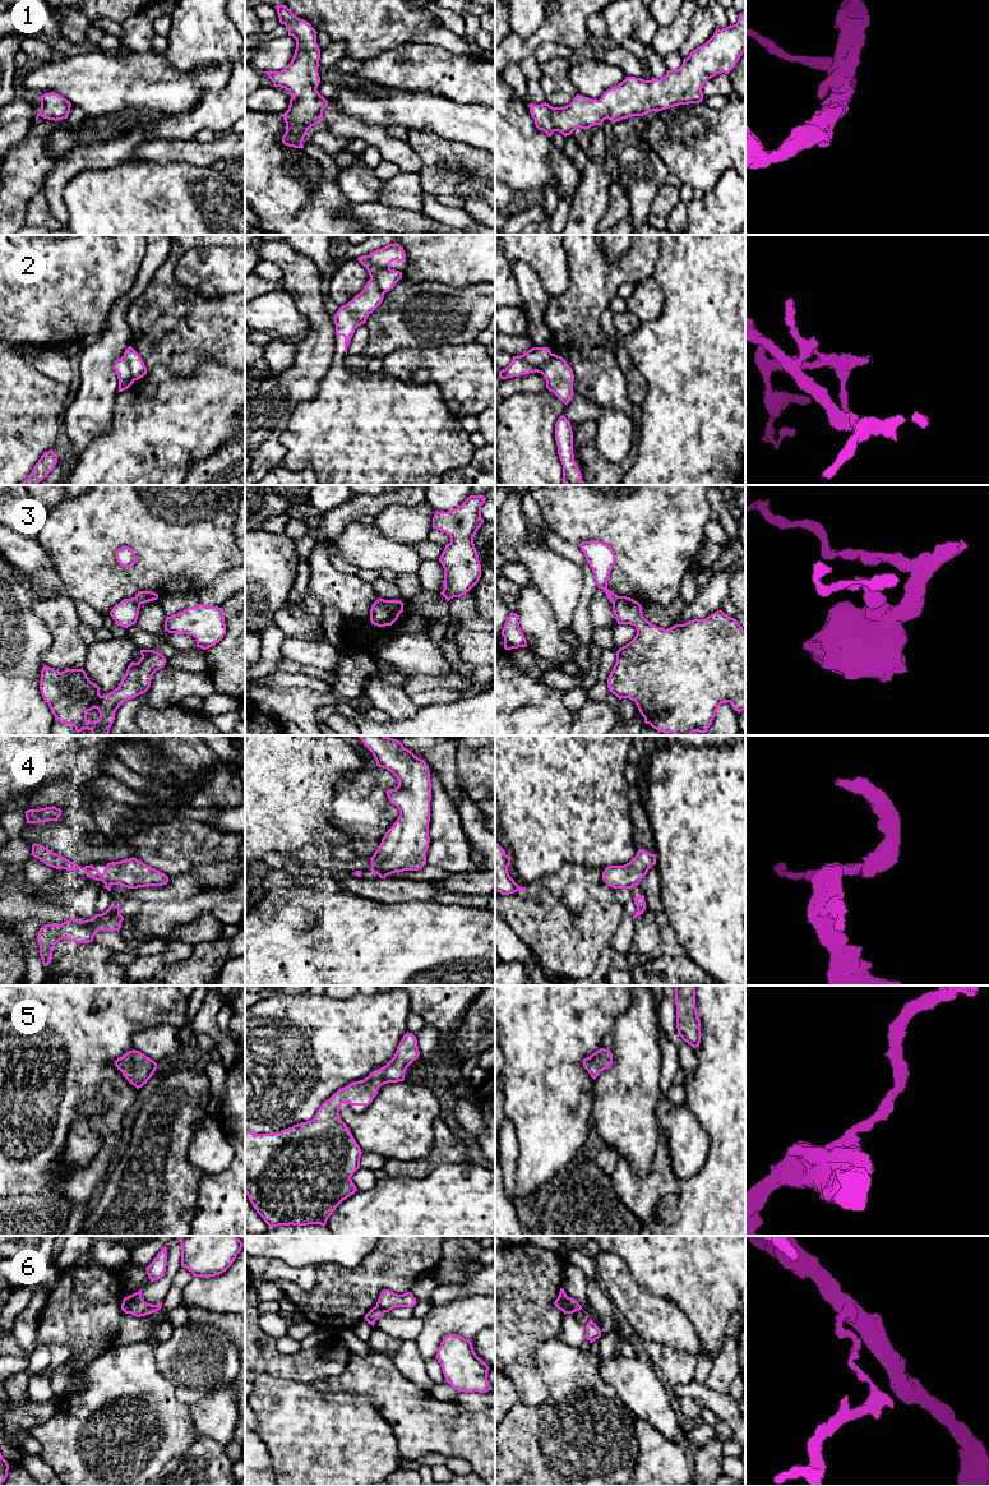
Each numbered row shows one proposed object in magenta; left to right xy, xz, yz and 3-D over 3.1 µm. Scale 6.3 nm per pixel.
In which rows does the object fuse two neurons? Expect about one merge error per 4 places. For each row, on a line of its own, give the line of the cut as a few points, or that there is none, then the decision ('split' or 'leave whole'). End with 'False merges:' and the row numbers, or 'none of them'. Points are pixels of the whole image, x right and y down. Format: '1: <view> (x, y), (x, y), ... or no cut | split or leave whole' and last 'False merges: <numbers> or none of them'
1: no cut | leave whole
2: xz (379, 267), (374, 272), (374, 280), (384, 292) | split
3: xz (384, 600), (392, 609), (400, 613) | split
4: xy (110, 884), (105, 885) | split
5: no cut | leave whole
6: xy (126, 1297), (129, 1313) | split
False merges: 2, 3, 4, 6

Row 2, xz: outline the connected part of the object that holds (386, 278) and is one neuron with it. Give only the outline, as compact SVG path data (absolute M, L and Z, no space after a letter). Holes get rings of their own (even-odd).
M379 268L374 272L374 280L384 294L390 291L401 278L402 272L390 268Z

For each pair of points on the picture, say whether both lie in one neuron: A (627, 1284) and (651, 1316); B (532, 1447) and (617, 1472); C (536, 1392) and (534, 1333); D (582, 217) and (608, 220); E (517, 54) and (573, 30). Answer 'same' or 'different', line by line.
A: same
B: same
C: same
D: different
E: same

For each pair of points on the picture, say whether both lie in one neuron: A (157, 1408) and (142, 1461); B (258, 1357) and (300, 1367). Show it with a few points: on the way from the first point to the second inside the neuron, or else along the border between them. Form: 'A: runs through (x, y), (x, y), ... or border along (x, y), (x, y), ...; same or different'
A: runs through (144, 1421), (142, 1424), (142, 1448); same
B: runs through (268, 1361), (290, 1367); same

